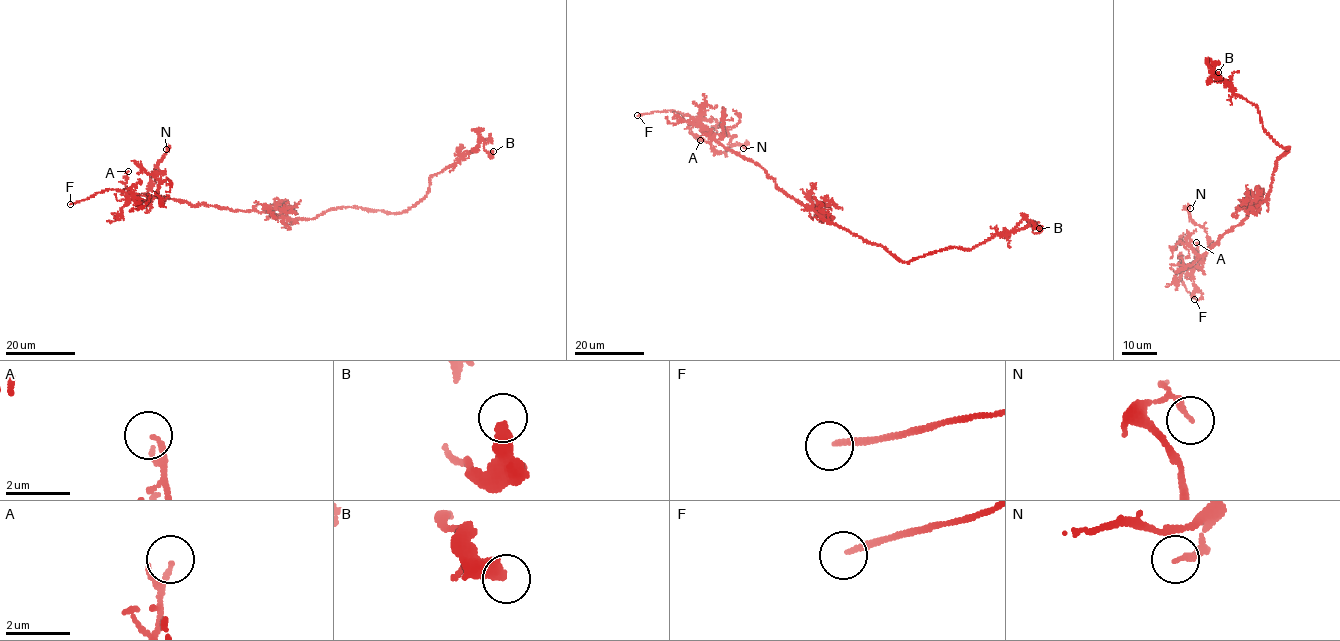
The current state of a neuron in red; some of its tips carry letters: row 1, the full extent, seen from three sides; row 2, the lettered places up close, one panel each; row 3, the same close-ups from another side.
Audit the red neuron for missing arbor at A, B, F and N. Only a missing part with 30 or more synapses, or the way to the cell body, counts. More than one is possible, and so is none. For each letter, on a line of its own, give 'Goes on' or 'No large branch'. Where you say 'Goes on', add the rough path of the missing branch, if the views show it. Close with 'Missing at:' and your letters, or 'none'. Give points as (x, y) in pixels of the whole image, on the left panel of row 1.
A: No large branch
B: No large branch
F: Goes on
N: No large branch
Missing at: F

